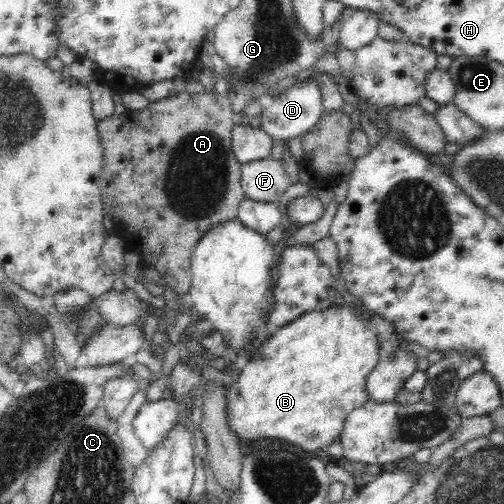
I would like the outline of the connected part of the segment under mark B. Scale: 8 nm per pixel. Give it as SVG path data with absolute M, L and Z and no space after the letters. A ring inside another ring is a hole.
M332 305L328 310L324 310L324 312L308 312L304 314L304 316L300 316L296 321L279 328L272 336L256 344L250 356L244 360L244 365L241 367L237 379L224 388L226 389L226 399L228 399L228 402L226 402L226 409L228 409L228 412L226 412L226 425L228 425L228 429L236 435L238 444L241 446L242 444L252 444L257 440L270 439L282 440L282 442L292 444L296 452L301 454L305 452L316 452L317 450L327 450L327 447L339 438L348 414L354 409L364 406L366 401L368 401L364 384L366 384L366 376L370 374L370 371L379 361L379 341L376 339L376 335L370 332L367 326L367 322L360 318L355 308L350 308L350 306L346 305Z

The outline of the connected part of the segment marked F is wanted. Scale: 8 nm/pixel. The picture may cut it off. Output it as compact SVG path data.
M270 157L241 164L240 177L245 198L254 202L278 204L291 186L282 161Z

